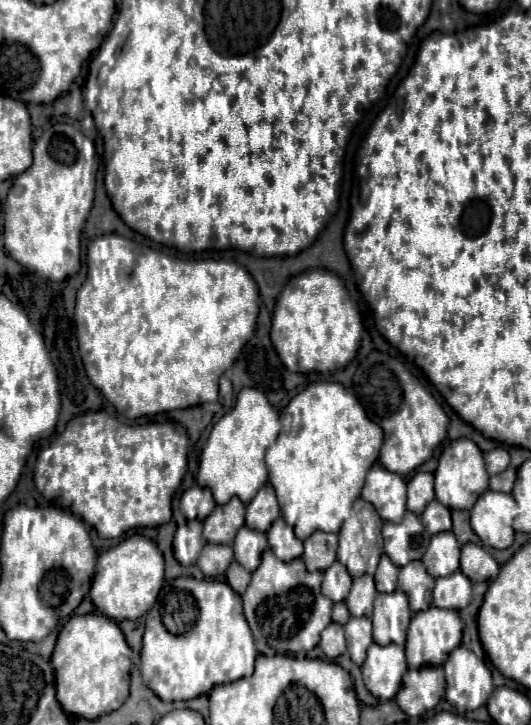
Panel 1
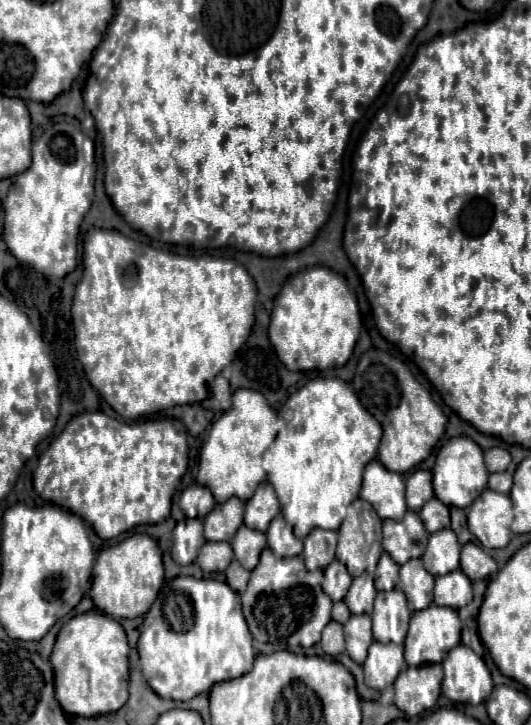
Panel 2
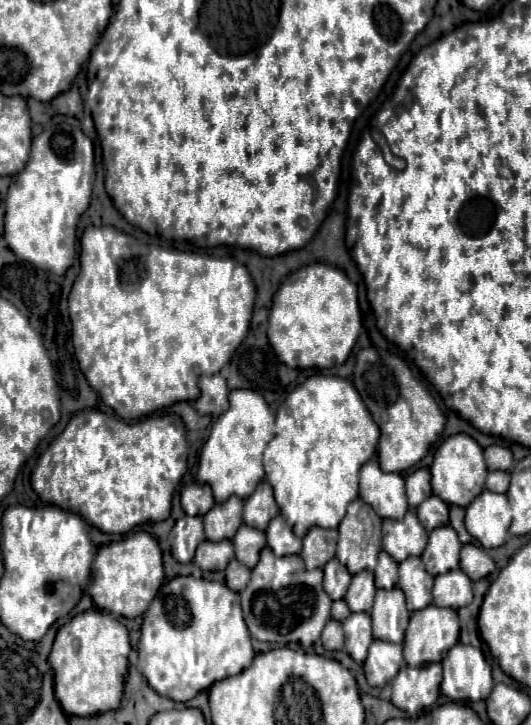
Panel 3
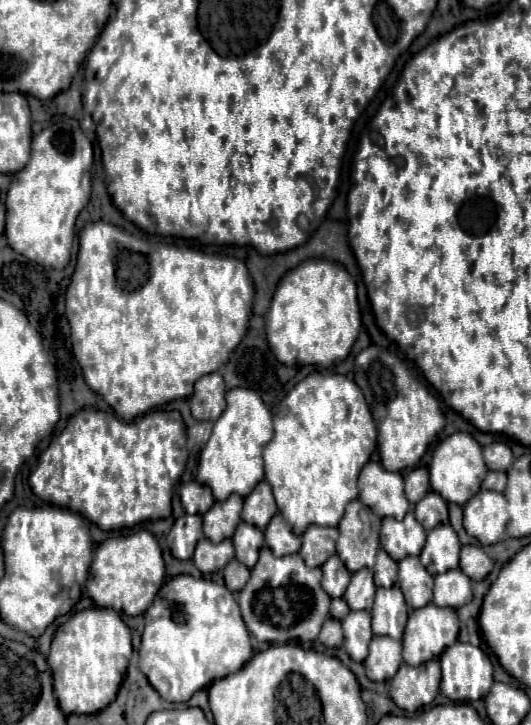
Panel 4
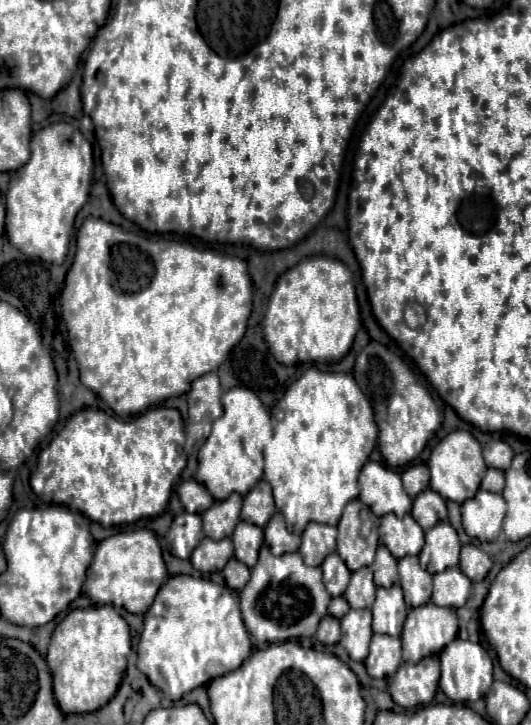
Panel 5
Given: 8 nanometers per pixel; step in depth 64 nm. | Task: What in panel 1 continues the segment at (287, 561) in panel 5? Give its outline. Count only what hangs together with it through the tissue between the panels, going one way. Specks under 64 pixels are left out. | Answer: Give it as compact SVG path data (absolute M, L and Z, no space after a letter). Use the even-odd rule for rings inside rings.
M266 550L260 566L252 572L252 582L250 582L248 590L242 594L244 616L250 624L254 638L258 642L266 642L270 648L274 648L280 654L304 654L304 652L312 650L320 640L320 632L332 622L330 620L332 600L328 600L320 592L320 584L322 584L322 572L308 572L300 558L296 558L292 562L282 562L270 550Z

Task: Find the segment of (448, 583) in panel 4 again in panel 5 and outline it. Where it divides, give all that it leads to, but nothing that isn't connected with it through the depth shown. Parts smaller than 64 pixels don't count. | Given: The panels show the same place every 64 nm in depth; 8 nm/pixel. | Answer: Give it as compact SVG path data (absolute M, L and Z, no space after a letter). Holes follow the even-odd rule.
M446 568L440 574L434 574L434 594L432 602L440 606L460 608L470 596L472 582L460 572L460 568Z

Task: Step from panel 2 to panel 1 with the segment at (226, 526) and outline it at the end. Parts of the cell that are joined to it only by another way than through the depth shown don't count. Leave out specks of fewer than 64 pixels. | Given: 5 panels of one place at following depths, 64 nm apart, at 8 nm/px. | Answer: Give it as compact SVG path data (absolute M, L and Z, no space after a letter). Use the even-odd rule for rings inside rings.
M232 498L224 506L216 506L204 520L204 538L212 544L232 544L236 532L244 526L244 504Z

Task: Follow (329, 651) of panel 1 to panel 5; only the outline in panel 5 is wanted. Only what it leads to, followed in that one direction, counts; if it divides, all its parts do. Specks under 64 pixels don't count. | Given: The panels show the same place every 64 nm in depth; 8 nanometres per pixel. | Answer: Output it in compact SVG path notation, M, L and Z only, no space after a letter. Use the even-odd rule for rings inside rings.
M326 616L316 632L316 638L326 644L326 646L334 646L340 640L340 620L334 616Z

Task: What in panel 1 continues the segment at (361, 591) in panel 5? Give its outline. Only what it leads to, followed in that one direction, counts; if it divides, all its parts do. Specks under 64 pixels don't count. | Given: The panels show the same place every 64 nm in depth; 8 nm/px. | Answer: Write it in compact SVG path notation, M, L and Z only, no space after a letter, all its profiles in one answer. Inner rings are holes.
M360 576L352 582L352 590L344 604L348 606L352 616L372 616L372 602L376 596L374 578L372 576Z

